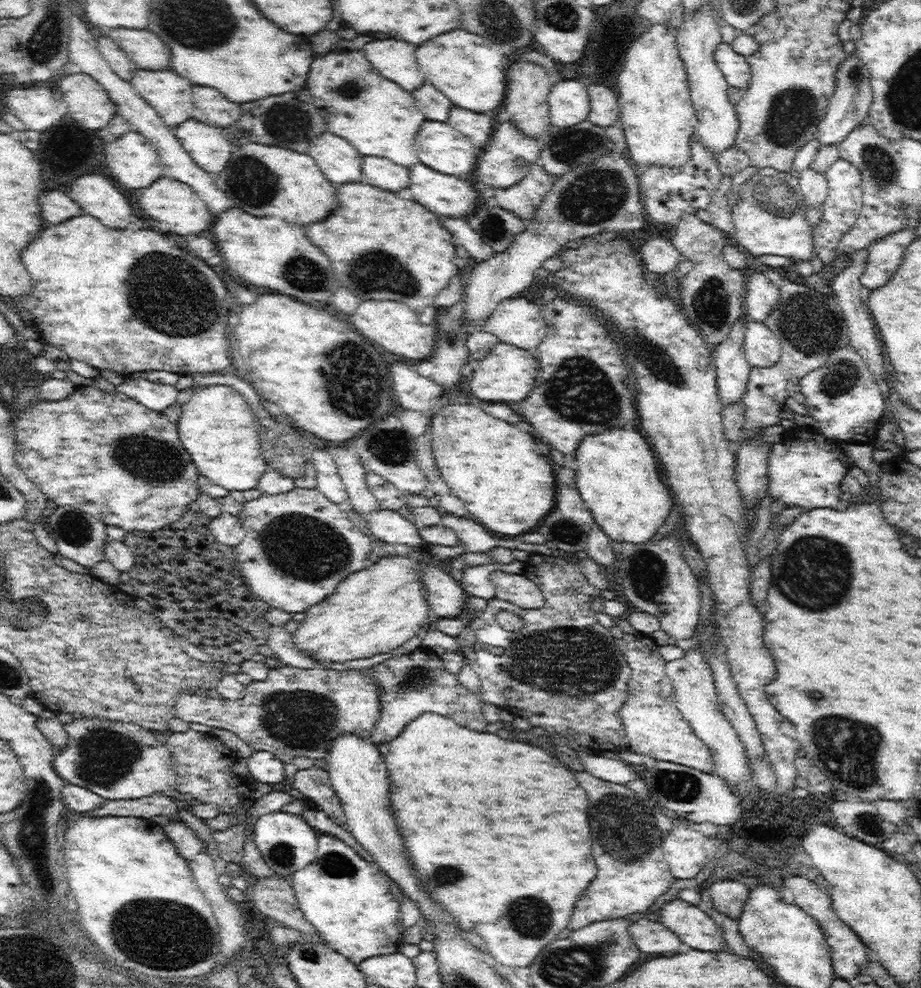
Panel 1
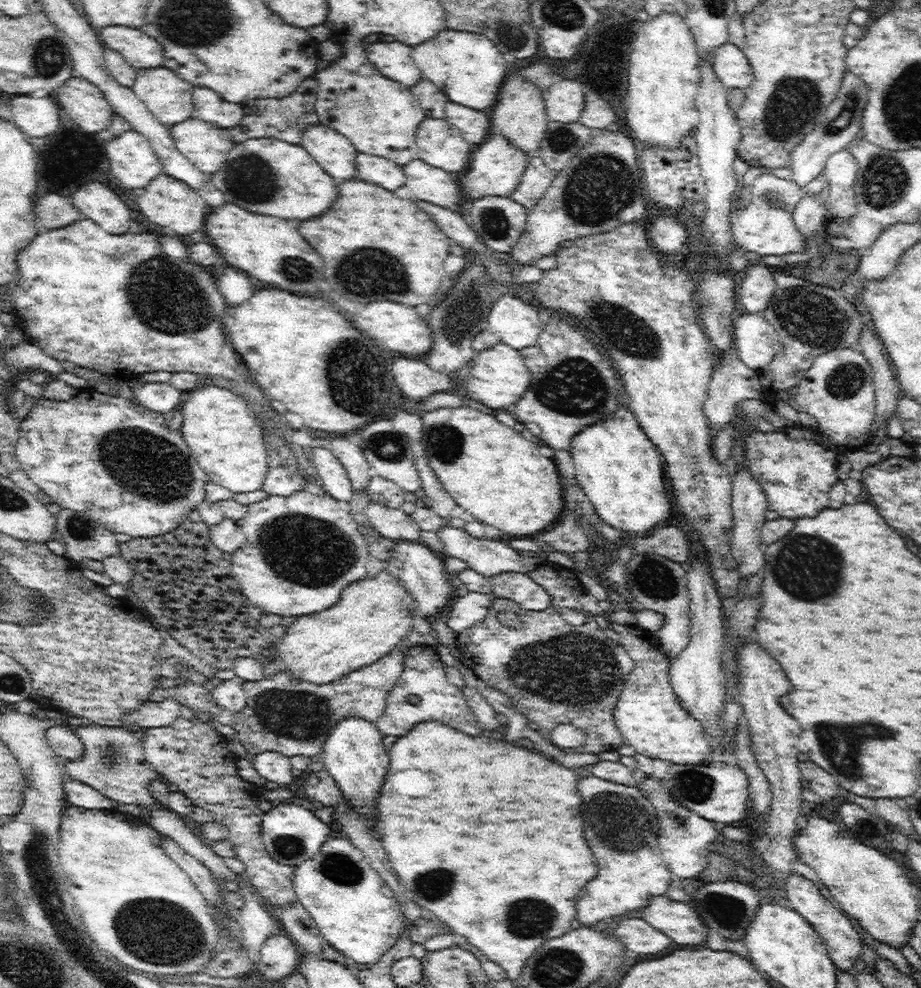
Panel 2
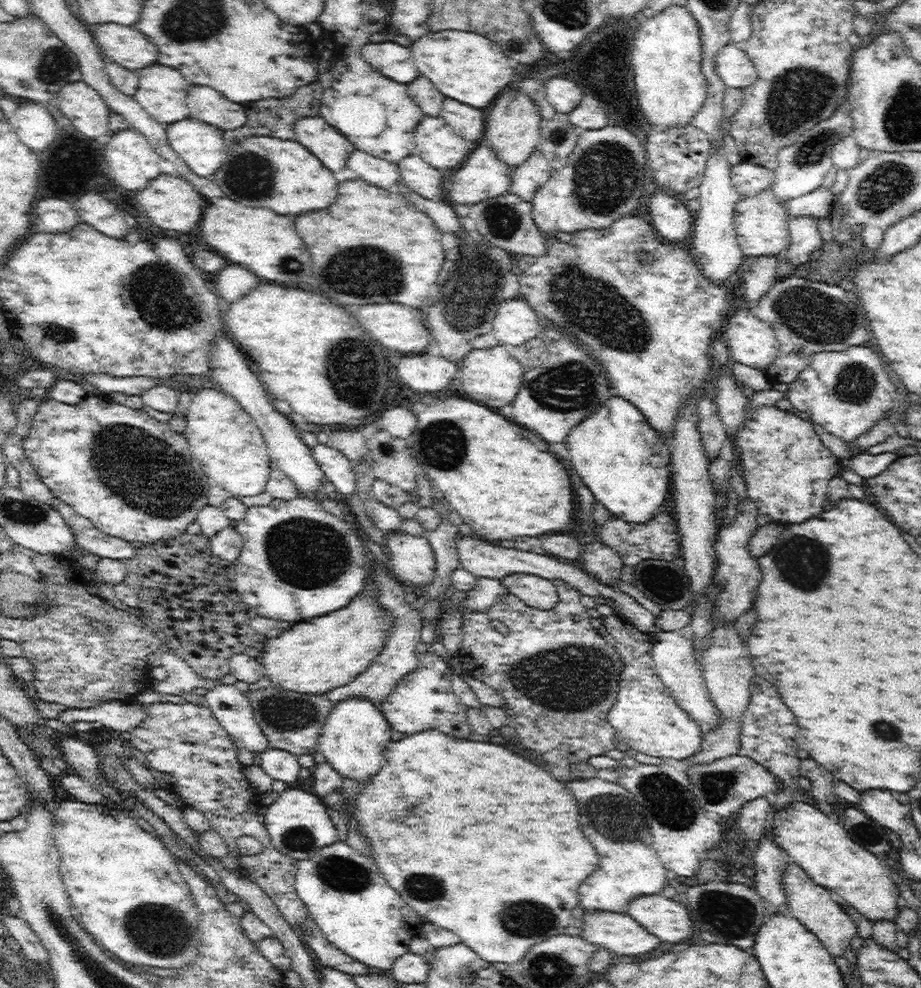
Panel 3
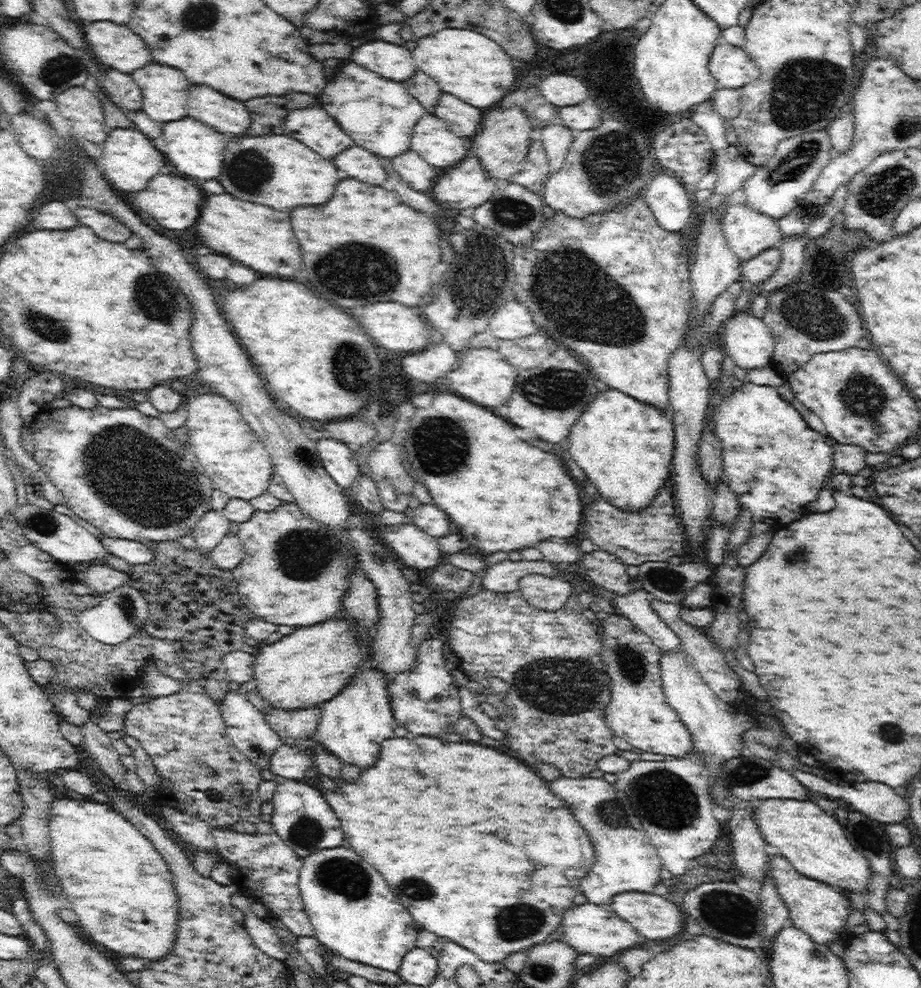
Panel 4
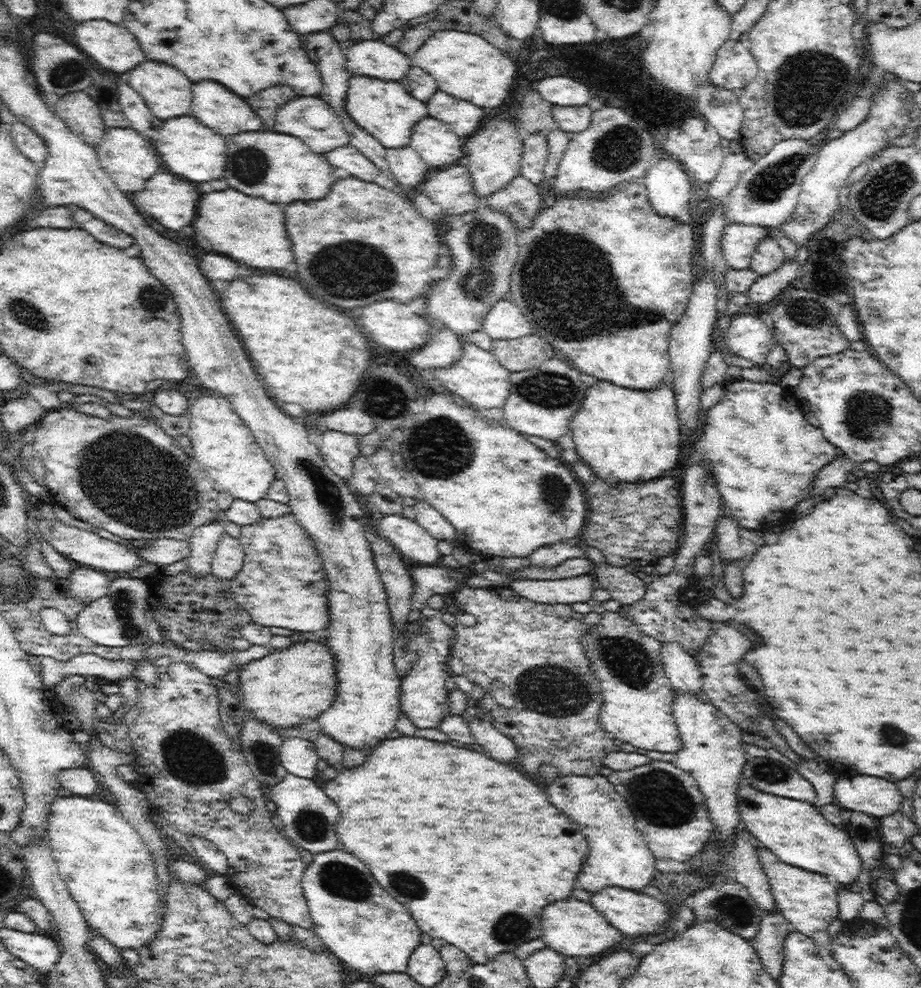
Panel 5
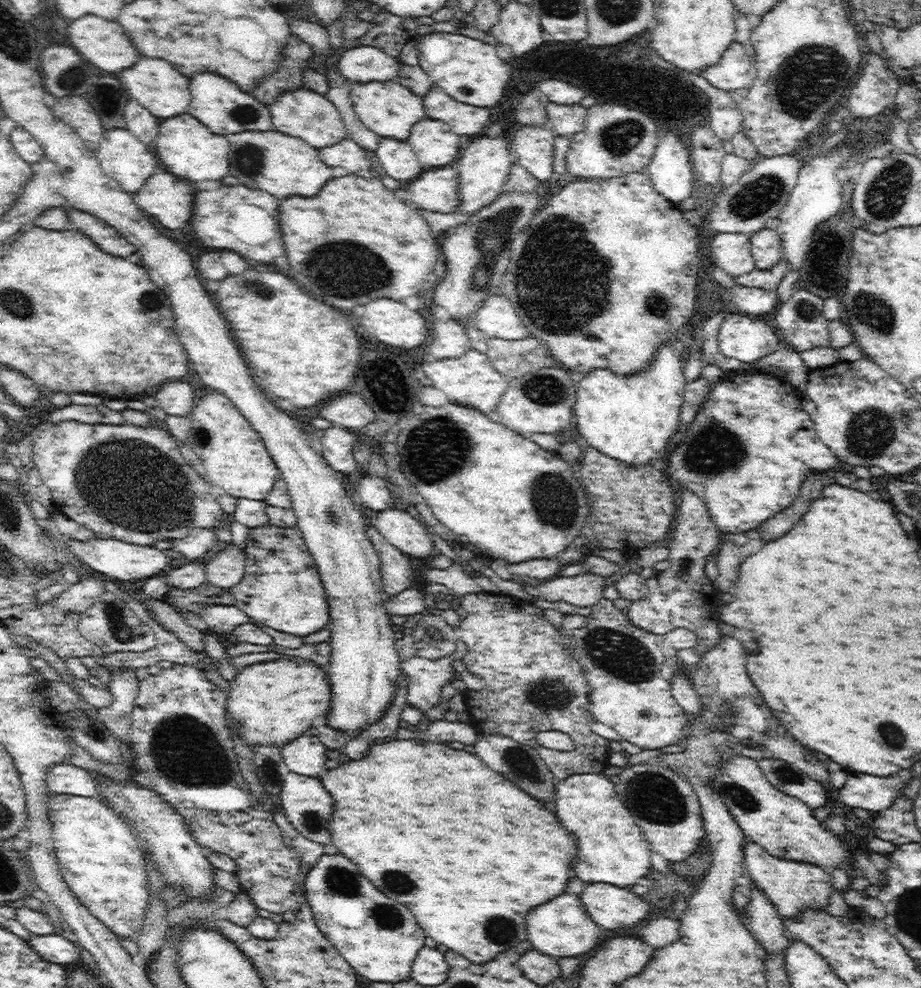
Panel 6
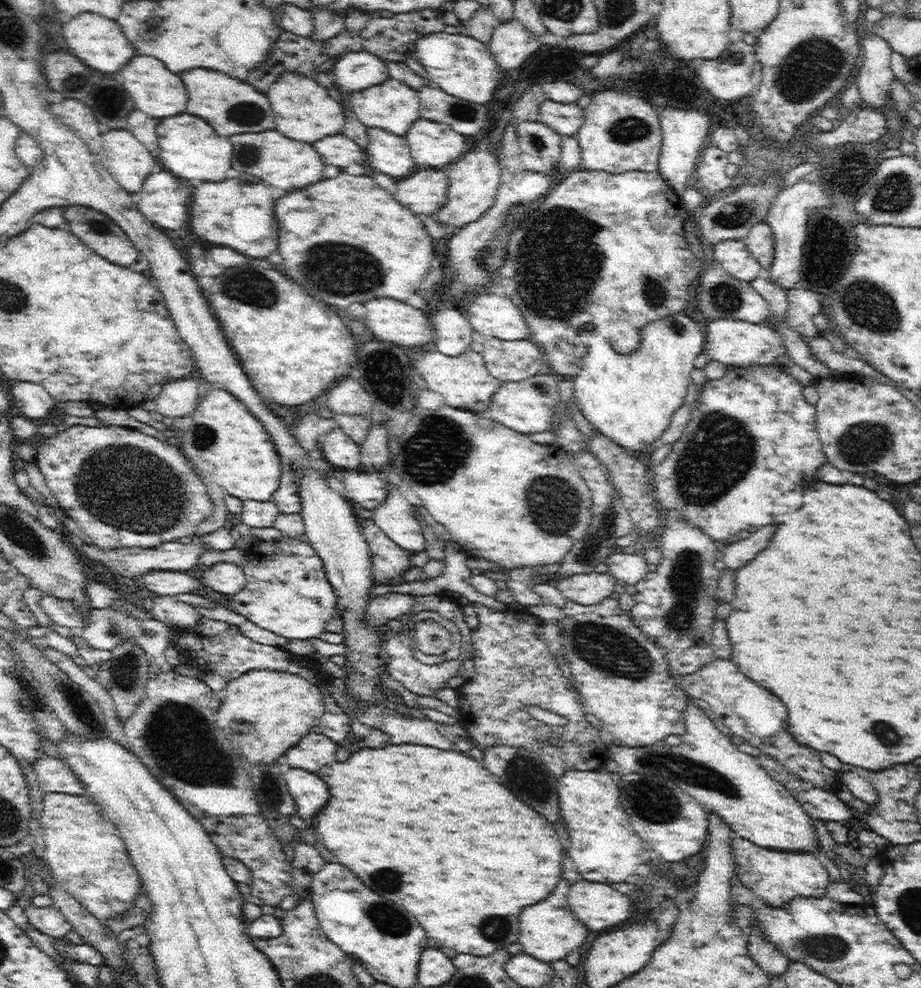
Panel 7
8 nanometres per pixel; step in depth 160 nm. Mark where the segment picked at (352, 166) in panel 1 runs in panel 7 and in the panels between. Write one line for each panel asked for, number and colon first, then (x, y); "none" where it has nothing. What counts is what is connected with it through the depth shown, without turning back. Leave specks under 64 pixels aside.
2: (335, 154)
3: (326, 142)
4: (313, 126)
5: (310, 118)
6: (301, 112)
7: (304, 111)

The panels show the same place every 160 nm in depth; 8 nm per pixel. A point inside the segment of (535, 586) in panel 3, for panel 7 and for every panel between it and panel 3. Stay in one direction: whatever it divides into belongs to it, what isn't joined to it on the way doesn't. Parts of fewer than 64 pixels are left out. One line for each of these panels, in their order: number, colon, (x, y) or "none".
4: (548, 593)
5: (578, 588)
6: (583, 590)
7: (586, 589)

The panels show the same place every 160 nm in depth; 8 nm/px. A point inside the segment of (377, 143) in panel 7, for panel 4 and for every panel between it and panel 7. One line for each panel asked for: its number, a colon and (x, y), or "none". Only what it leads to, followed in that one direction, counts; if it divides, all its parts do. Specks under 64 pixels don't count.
4: (420, 175)
5: (406, 165)
6: (397, 158)

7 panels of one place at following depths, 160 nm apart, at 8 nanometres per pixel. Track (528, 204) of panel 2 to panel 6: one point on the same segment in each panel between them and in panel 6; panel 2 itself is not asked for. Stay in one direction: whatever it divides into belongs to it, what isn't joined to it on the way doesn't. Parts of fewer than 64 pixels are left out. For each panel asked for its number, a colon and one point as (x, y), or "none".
3: (534, 172)
4: (535, 173)
5: (535, 148)
6: (534, 145)

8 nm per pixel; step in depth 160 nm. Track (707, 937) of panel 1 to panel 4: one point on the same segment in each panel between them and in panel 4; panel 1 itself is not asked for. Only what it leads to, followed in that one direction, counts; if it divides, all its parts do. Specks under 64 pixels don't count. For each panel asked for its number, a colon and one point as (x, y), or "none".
2: (678, 920)
3: (670, 921)
4: (653, 917)

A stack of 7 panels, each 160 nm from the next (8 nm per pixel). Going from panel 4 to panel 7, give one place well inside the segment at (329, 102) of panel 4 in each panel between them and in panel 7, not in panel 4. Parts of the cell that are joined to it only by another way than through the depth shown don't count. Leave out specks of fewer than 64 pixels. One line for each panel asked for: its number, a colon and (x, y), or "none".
5: (383, 108)
6: (387, 108)
7: (392, 106)

